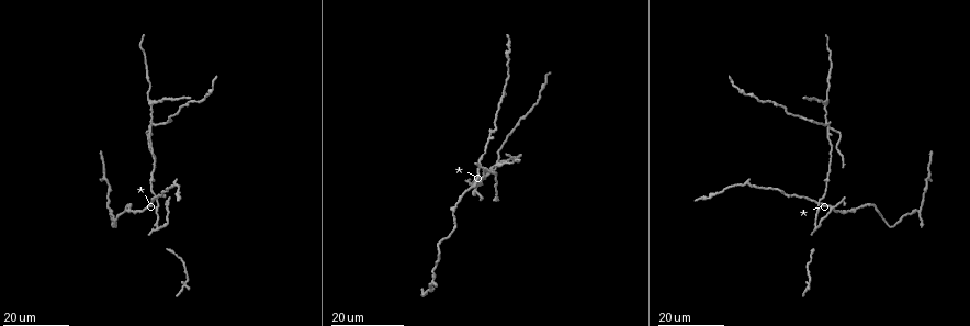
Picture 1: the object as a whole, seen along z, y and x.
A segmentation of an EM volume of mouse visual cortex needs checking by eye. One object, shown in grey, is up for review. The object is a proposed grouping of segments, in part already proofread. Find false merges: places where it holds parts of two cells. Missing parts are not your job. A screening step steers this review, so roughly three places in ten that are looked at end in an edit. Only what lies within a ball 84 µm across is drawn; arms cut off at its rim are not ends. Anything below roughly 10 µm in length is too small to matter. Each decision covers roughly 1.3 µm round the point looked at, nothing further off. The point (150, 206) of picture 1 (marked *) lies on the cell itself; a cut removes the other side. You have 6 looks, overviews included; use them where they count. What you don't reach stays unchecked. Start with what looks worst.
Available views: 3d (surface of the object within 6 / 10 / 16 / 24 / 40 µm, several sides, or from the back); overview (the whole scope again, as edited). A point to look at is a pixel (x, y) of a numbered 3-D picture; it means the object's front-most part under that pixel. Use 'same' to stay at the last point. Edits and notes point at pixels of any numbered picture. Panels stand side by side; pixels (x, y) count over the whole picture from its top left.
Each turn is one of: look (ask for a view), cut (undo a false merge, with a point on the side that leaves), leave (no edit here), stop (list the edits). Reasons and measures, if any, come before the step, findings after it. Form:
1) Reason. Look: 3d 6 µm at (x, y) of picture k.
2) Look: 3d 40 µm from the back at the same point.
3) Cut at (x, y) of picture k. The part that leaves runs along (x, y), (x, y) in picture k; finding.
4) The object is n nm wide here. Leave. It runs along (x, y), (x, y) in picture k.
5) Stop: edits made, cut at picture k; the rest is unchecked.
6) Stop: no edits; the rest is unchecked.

Three-way junction. Look: 3d 24 µm at (819, 200) of picture 1.

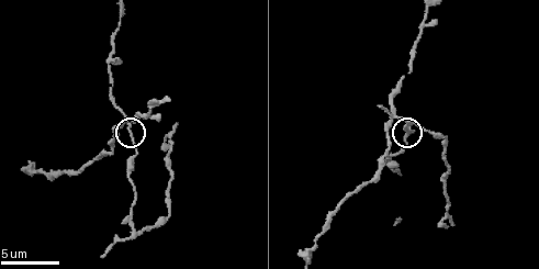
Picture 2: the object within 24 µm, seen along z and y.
Closer look. Look: 3d 10 µm at (133, 138) of picture 2.

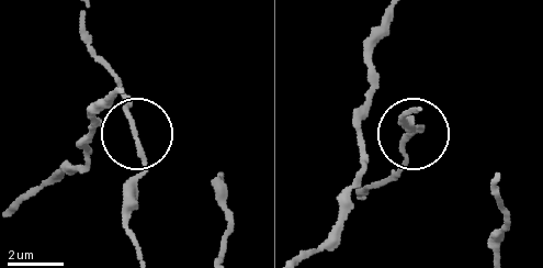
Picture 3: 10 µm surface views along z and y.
3 arms meet here. Leave. All the same cell.

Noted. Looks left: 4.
Three-way junction. Look: 3d 16 µm at (150, 102) of picture 1.

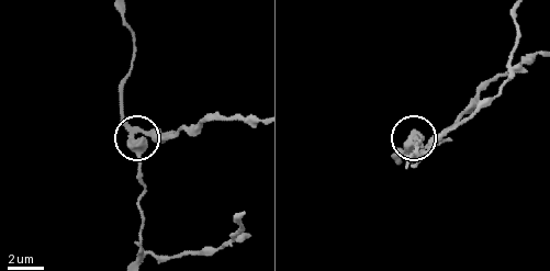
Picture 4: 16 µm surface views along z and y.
Look: 3d 10 µm at (141, 132) of picture 4.

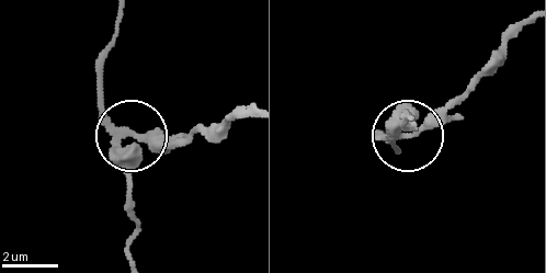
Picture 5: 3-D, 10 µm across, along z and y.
The side arm is 14 µm long. Cut at (152, 134) of picture 5. The part that leaves runs along (114, 125), (175, 139), (246, 118) in picture 5; two cells meet here.

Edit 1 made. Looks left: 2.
Stop: edits made, cut at picture 5; the rest is unchecked.

